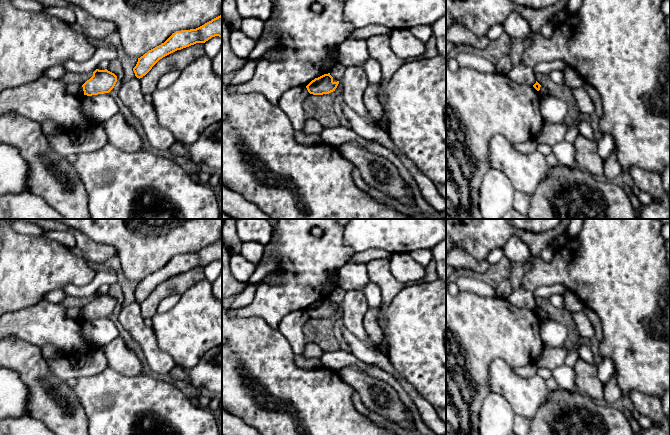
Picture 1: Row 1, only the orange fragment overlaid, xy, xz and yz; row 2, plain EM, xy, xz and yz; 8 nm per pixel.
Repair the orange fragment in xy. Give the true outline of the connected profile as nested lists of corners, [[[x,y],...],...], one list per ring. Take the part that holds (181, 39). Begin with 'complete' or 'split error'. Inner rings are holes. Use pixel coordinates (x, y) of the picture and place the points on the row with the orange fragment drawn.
complete; [[[222,15],[196,29],[173,33],[164,43],[138,58],[138,62],[133,68],[135,76],[140,79],[163,57],[196,43],[205,43],[215,36],[222,37]]]

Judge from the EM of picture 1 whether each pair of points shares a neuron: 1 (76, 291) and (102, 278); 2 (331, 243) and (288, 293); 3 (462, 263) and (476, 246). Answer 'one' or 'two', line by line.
1: one
2: one
3: two

